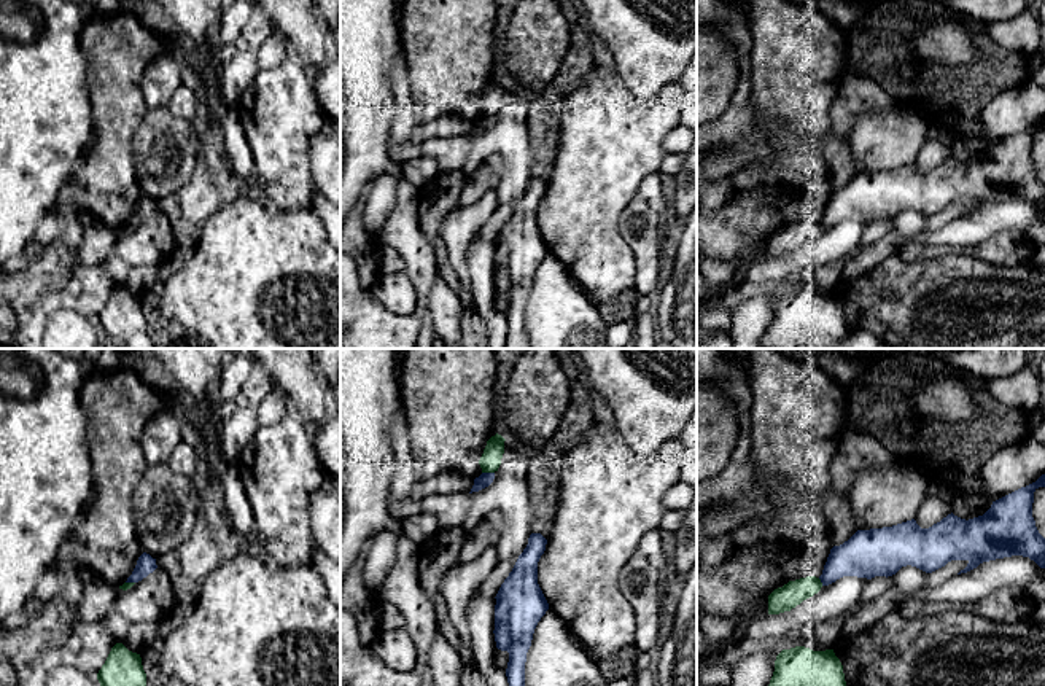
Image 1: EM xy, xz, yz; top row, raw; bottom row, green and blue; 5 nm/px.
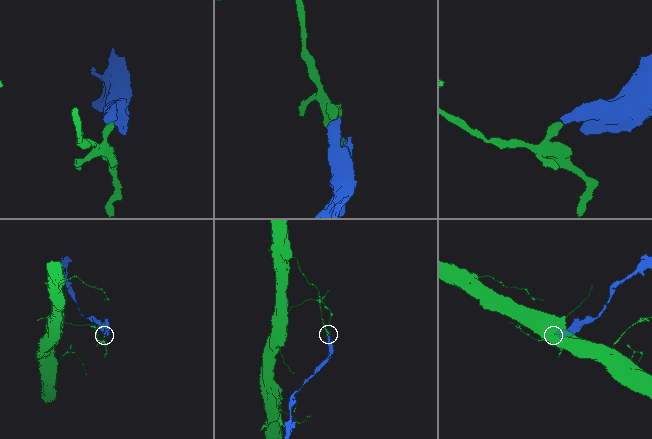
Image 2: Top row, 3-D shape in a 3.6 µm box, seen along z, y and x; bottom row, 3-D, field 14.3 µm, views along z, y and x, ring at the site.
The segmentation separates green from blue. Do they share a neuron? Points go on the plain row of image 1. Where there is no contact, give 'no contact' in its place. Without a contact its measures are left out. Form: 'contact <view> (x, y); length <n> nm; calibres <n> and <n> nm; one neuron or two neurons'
contact xz (489, 115); length 60 nm; calibres 110 and 70 nm; two neurons

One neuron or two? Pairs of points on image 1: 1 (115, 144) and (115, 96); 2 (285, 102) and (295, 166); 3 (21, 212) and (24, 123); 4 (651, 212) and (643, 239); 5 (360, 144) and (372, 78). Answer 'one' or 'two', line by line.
1: one
2: one
3: one
4: one
5: one

